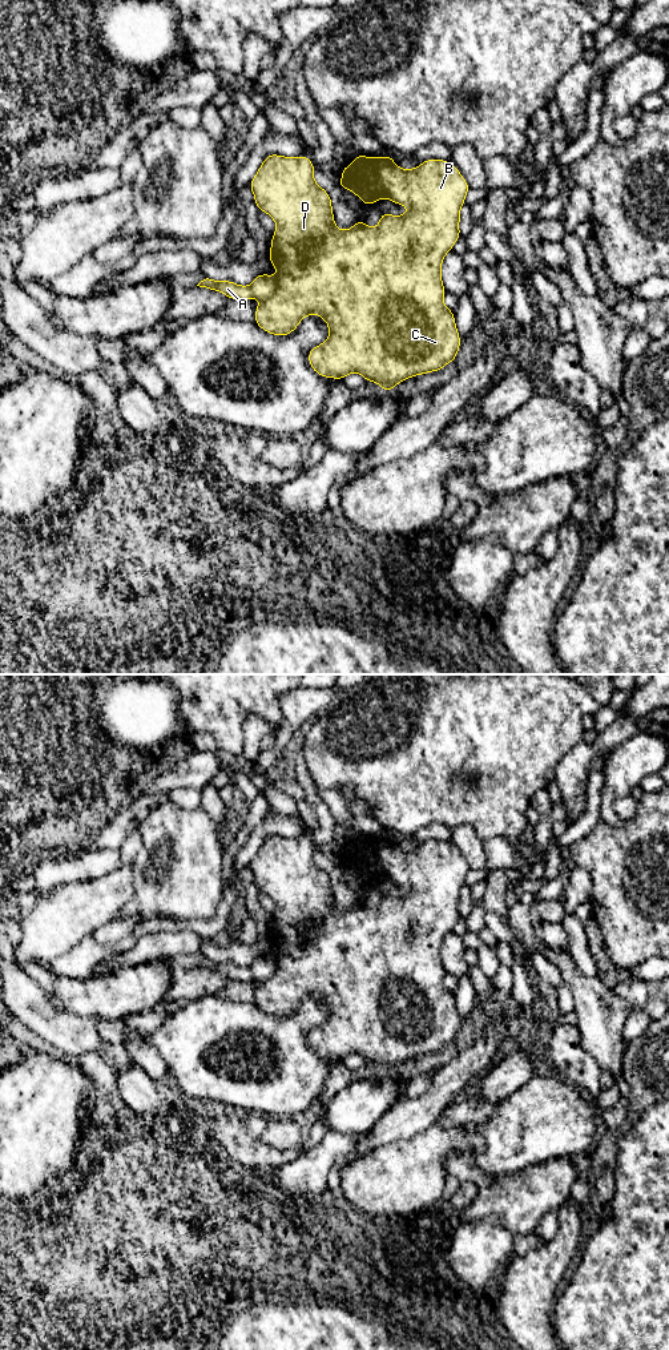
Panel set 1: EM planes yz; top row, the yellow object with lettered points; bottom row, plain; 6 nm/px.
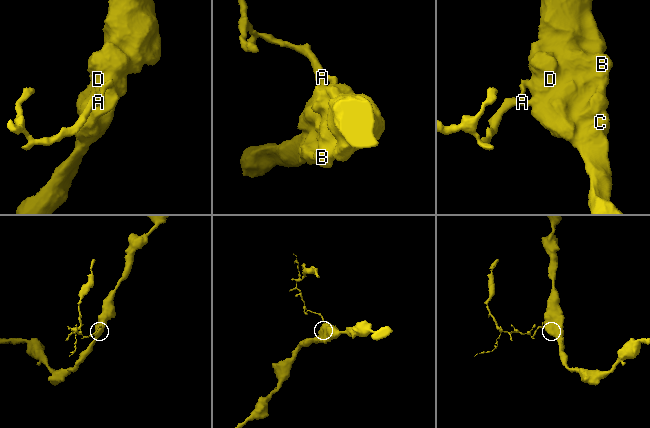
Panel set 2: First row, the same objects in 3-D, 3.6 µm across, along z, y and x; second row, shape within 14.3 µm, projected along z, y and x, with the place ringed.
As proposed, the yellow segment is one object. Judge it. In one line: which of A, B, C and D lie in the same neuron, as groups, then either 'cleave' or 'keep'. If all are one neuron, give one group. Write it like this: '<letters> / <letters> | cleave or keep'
A / B C D | cleave

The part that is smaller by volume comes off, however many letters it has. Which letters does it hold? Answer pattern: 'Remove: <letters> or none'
Remove: A

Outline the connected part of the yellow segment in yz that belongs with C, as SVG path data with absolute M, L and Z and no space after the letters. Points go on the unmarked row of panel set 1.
M269 835L263 841L257 855L250 863L250 870L254 875L258 891L267 894L277 906L277 911L271 916L269 943L278 951L278 955L274 958L277 970L271 978L269 978L267 980L262 980L261 984L255 988L254 1003L266 1013L277 1017L285 1017L295 1012L305 998L317 995L326 1002L330 1016L322 1025L310 1029L309 1045L311 1047L311 1049L321 1057L331 1060L336 1059L342 1061L348 1055L358 1053L364 1059L366 1063L375 1063L383 1069L383 1072L392 1072L392 1069L398 1064L408 1059L432 1052L440 1052L447 1044L452 1044L455 1041L456 1035L460 1029L462 1020L456 1010L455 995L444 986L443 978L446 970L442 963L440 950L446 935L452 931L455 923L460 919L460 888L464 886L464 880L467 873L469 871L469 867L458 849L450 842L430 839L422 843L415 850L400 850L394 843L392 837L390 835L384 838L367 838L356 835L354 842L347 849L342 849L342 861L338 866L340 867L340 870L351 871L364 883L364 887L372 887L374 882L390 879L394 884L404 886L410 891L400 898L380 894L379 906L376 908L370 908L364 903L358 900L351 910L339 911L335 907L330 875L314 862L314 845L310 839L305 837L285 838L279 835Z

